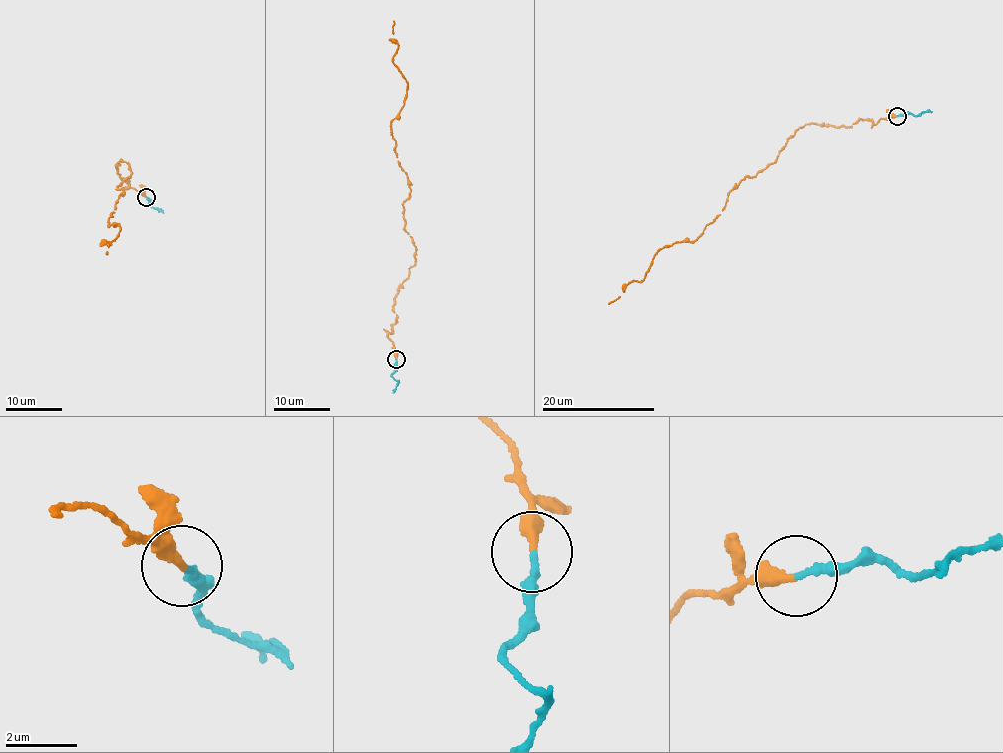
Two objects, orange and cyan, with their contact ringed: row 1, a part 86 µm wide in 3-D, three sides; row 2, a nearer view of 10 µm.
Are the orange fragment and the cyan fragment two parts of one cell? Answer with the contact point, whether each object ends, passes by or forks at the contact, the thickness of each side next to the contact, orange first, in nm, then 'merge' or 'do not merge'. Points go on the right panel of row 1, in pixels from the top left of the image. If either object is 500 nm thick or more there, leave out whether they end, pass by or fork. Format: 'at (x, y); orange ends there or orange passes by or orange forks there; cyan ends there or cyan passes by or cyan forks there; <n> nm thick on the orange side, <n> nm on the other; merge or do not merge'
at (897, 116); orange ends there; cyan ends there; 280 nm thick on the orange side, 240 nm on the other; do not merge

